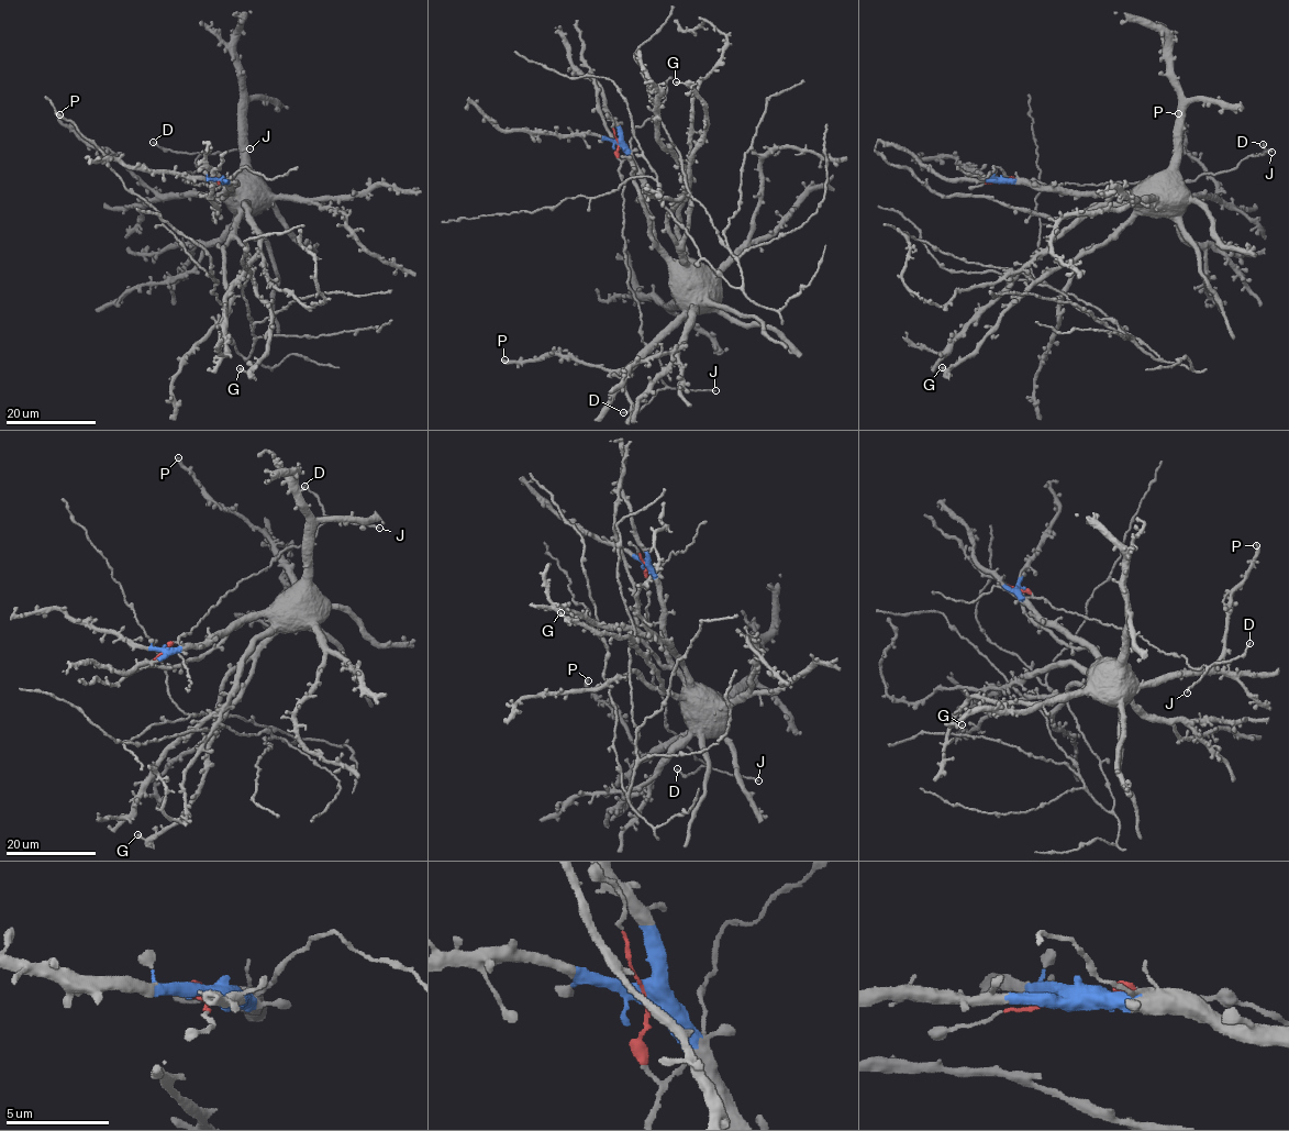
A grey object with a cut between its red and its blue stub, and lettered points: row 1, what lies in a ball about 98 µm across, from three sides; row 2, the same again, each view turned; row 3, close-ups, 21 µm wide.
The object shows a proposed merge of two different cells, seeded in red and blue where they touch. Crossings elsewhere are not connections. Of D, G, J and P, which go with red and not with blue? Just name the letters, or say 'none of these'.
D, J

